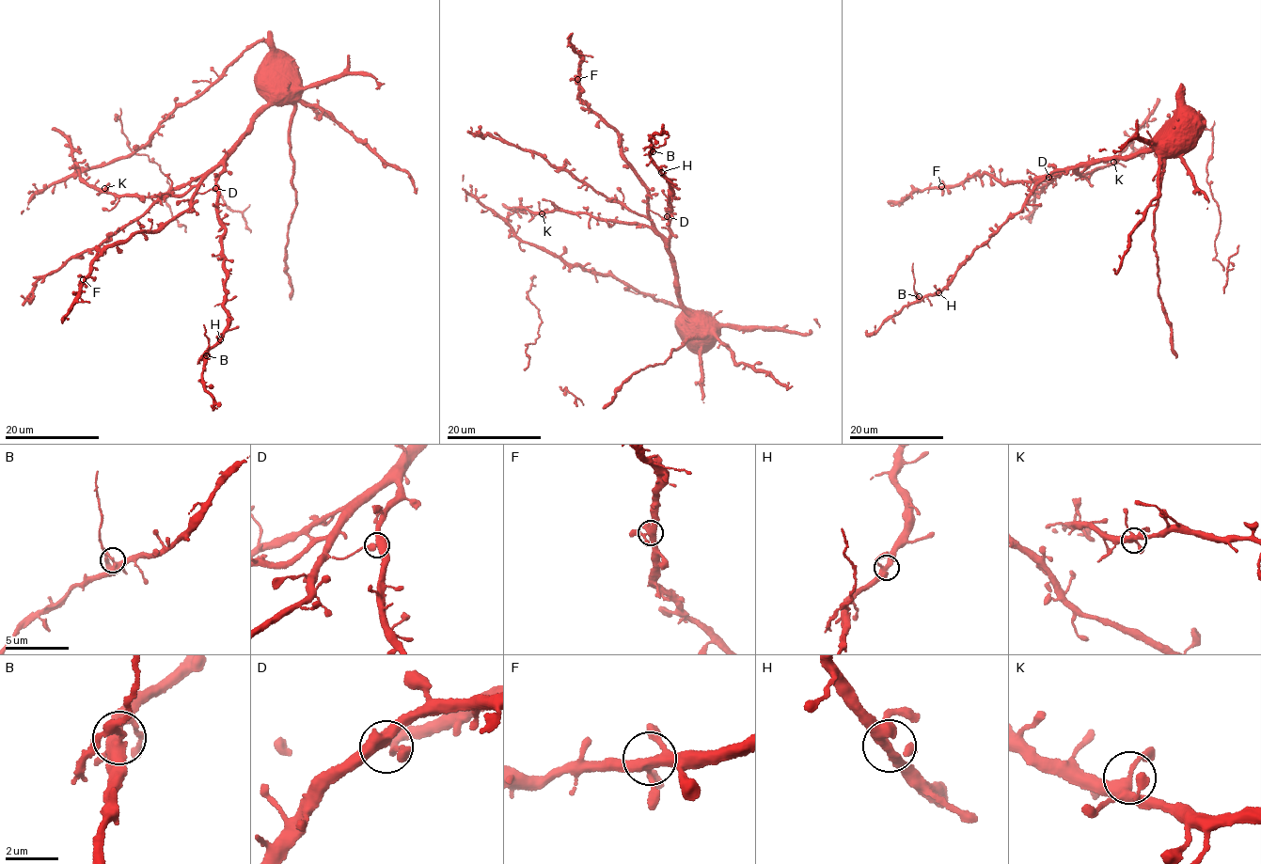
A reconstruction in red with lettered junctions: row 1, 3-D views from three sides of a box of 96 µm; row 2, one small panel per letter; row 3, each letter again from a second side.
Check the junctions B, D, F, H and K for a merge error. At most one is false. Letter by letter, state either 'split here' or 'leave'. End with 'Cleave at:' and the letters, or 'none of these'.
B: split here
D: leave
F: leave
H: leave
K: leave
Cleave at: B

